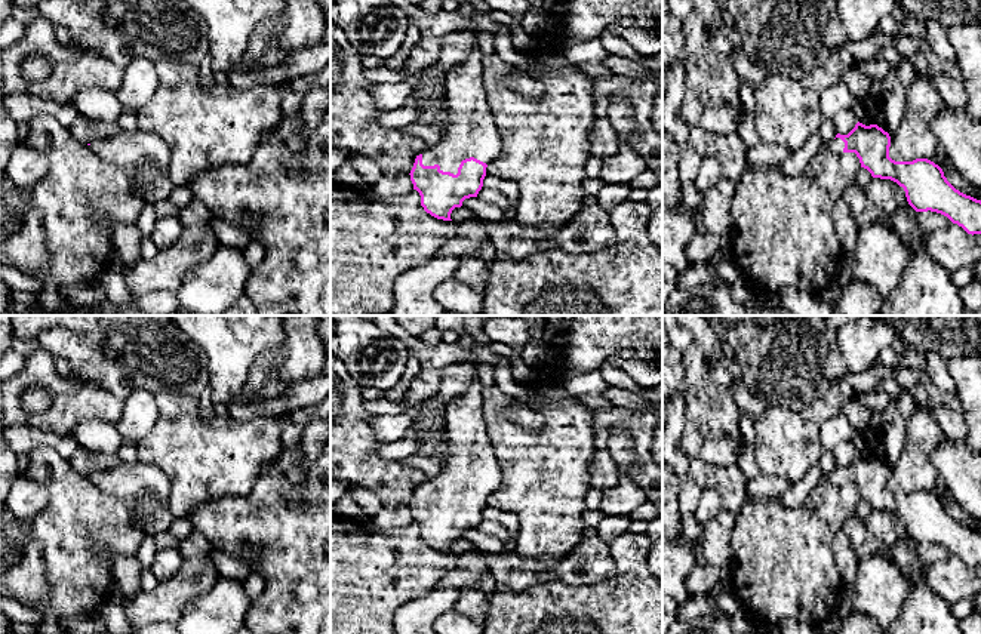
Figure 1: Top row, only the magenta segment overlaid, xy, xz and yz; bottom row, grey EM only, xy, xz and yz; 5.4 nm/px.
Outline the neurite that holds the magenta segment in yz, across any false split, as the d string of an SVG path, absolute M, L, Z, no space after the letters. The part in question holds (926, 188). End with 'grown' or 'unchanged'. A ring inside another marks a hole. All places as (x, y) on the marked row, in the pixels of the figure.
M857 123L848 135L837 133L830 148L855 153L861 167L873 178L891 179L904 188L916 212L937 212L962 227L968 234L981 234L981 200L956 190L942 169L928 158L895 161L889 157L891 136L877 124Z; grown

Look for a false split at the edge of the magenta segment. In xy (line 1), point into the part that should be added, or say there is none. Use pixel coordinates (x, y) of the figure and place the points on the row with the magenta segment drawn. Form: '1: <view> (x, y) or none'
1: none

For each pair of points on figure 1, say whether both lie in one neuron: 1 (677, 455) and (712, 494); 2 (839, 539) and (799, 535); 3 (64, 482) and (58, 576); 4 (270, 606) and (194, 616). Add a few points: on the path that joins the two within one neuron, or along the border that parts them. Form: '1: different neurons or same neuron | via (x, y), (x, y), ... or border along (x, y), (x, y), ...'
1: different neurons | border along (703, 489), (694, 513)
2: different neurons | border along (840, 526), (832, 545), (837, 574)
3: same neuron | via (65, 505), (65, 553)
4: different neurons | border along (254, 600), (245, 618)

